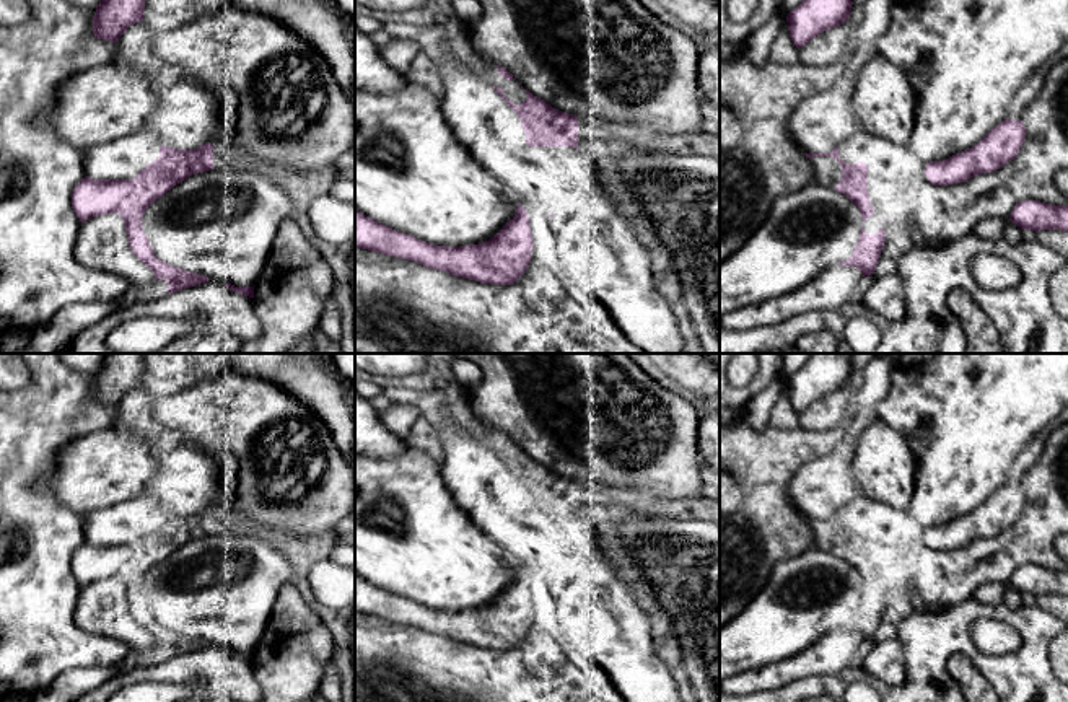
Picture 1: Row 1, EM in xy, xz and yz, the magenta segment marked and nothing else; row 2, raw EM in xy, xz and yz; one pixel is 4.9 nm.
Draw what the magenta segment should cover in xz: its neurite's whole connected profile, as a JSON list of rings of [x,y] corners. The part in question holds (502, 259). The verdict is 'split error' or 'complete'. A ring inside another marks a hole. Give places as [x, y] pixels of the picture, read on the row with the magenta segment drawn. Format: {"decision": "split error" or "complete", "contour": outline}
{"decision": "complete", "contour": [[[526,208],[488,241],[469,246],[438,246],[396,231],[355,210],[355,248],[418,262],[480,283],[510,285],[527,269],[534,248]]]}

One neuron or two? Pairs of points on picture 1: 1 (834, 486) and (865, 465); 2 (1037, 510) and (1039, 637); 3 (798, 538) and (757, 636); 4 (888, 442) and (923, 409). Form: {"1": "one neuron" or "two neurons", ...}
{"1": "two neurons", "2": "two neurons", "3": "two neurons", "4": "two neurons"}

